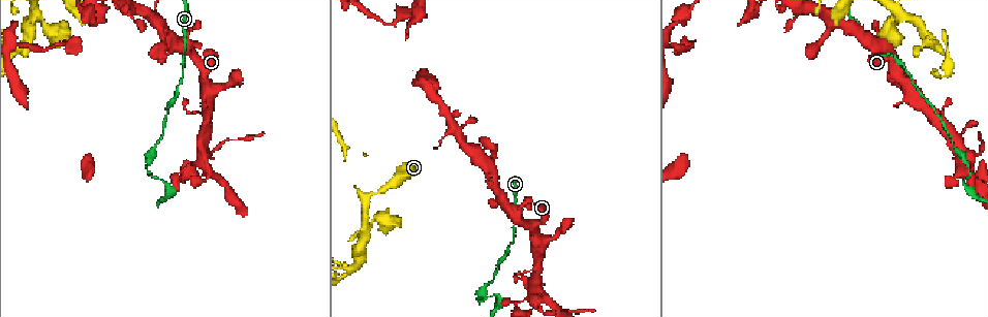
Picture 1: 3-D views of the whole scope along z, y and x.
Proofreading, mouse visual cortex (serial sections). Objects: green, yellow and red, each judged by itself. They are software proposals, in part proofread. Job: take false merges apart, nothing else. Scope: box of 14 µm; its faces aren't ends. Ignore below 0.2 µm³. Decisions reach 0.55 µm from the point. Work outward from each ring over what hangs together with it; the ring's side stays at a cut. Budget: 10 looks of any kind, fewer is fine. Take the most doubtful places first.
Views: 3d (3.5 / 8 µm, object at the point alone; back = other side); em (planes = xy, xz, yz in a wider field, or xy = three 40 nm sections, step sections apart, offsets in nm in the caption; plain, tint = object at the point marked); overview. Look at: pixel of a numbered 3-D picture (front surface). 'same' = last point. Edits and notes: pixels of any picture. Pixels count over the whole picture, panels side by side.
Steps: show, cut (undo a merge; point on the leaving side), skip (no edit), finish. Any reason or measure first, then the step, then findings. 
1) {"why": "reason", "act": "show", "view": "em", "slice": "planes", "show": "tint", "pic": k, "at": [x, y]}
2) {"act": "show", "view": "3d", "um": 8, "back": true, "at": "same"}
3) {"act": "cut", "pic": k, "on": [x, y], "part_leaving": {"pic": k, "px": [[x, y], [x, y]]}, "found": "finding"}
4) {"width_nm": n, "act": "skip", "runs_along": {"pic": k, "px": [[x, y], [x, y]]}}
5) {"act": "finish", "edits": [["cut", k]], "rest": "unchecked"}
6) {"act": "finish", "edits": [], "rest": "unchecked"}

{"act": "show", "view": "3d", "um": 3.5, "pic": 1, "at": [481, 295]}

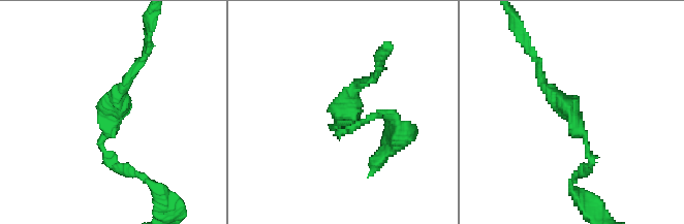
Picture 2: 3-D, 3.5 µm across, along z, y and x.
{"act": "show", "view": "em", "slice": "xy", "step": 2, "show": "plain", "pic": 2, "at": [576, 129]}

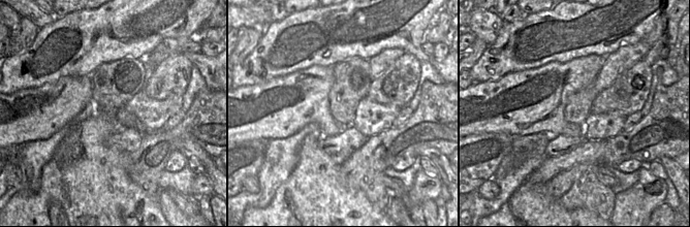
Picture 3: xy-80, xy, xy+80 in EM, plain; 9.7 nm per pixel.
{"why": "with the object marked", "act": "show", "view": "em", "slice": "xy", "step": 2, "show": "tint", "at": "same"}

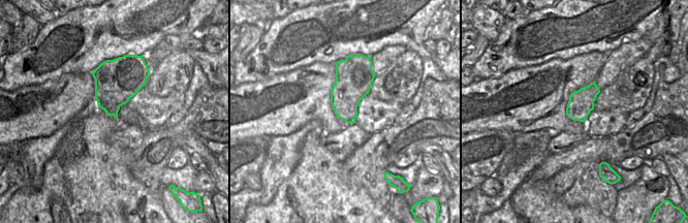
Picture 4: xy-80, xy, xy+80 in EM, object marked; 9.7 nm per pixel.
{"arm_widths_nm": [150, 200], "act": "skip", "runs_along": {"pic": 2, "px": [[540, 78], [586, 142], [591, 161], [578, 174]]}, "found": "all the same cell"}

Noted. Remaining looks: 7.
{"why": "arms part here", "act": "show", "view": "3d", "um": 8, "pic": 1, "at": [204, 165]}

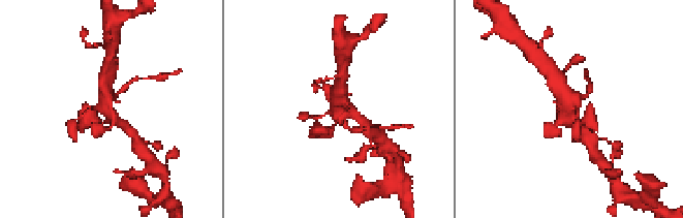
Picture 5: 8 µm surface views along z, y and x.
{"why": "shape alone is not enough", "act": "show", "view": "em", "slice": "xy", "step": 5, "show": "tint", "pic": 5, "at": [109, 108]}

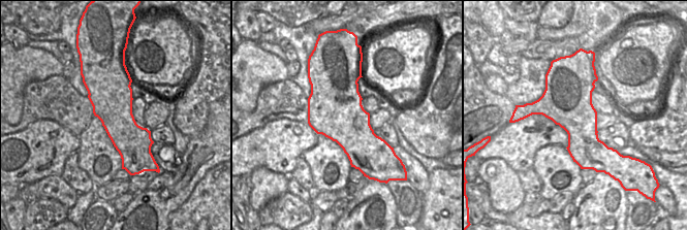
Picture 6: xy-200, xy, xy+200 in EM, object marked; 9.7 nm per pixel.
{"act": "skip", "runs_along": {"pic": 5, "px": [[103, 82], [109, 113], [127, 128]]}, "found": "one cell here"}

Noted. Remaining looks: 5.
{"act": "show", "view": "em", "slice": "xy", "step": 3, "show": "tint", "pic": 1, "at": [896, 12]}

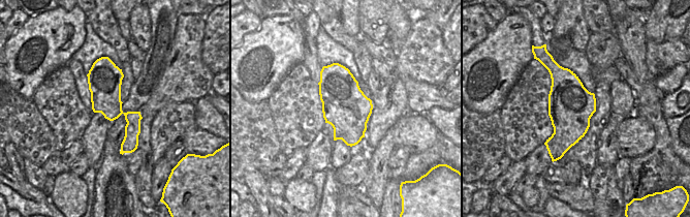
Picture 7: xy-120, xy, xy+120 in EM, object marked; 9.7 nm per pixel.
{"why": "wider look", "act": "show", "view": "3d", "um": 3.5, "at": "same"}

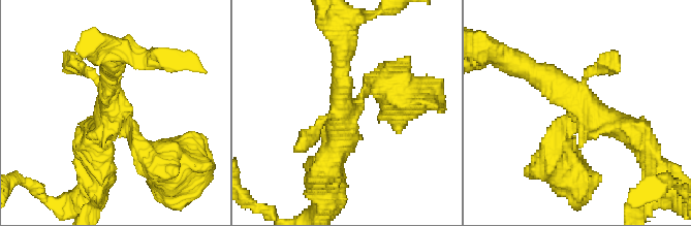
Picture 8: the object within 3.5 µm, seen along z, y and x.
{"arms": 4, "arm_widths_nm": [150, 200, 300, 400], "act": "skip", "runs_along": {"pic": 7, "px": [[103, 59], [105, 96], [130, 120], [129, 150]]}, "found": "all the same cell"}

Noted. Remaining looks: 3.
{"why": "three arms meet", "act": "show", "view": "3d", "um": 3.5, "pic": 1, "at": [940, 50]}

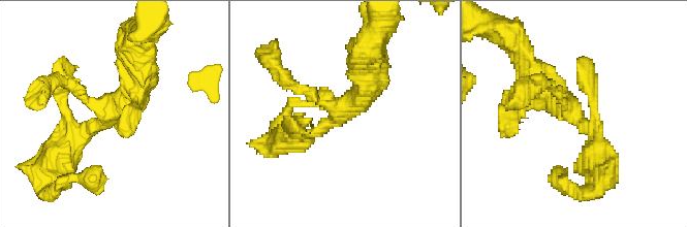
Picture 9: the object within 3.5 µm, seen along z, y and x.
{"arms": 3, "arm_widths_nm": [150, 200, 400], "why": "shape alone is not enough", "act": "show", "view": "em", "slice": "xy", "step": 2, "show": "tint", "pic": 9, "at": [572, 112]}

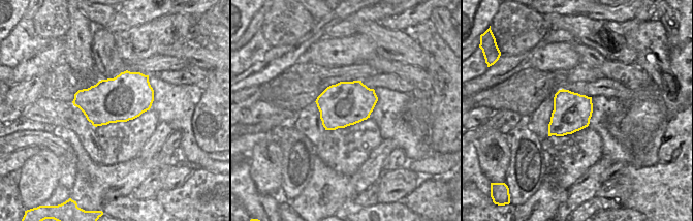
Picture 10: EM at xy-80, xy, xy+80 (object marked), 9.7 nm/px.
{"act": "skip", "runs_along": {"pic": 9, "px": [[138, 67], [135, 90], [59, 156]]}, "found": "all the same cell"}

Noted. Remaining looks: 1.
{"act": "finish", "edits": [], "rest": "unchecked"}

